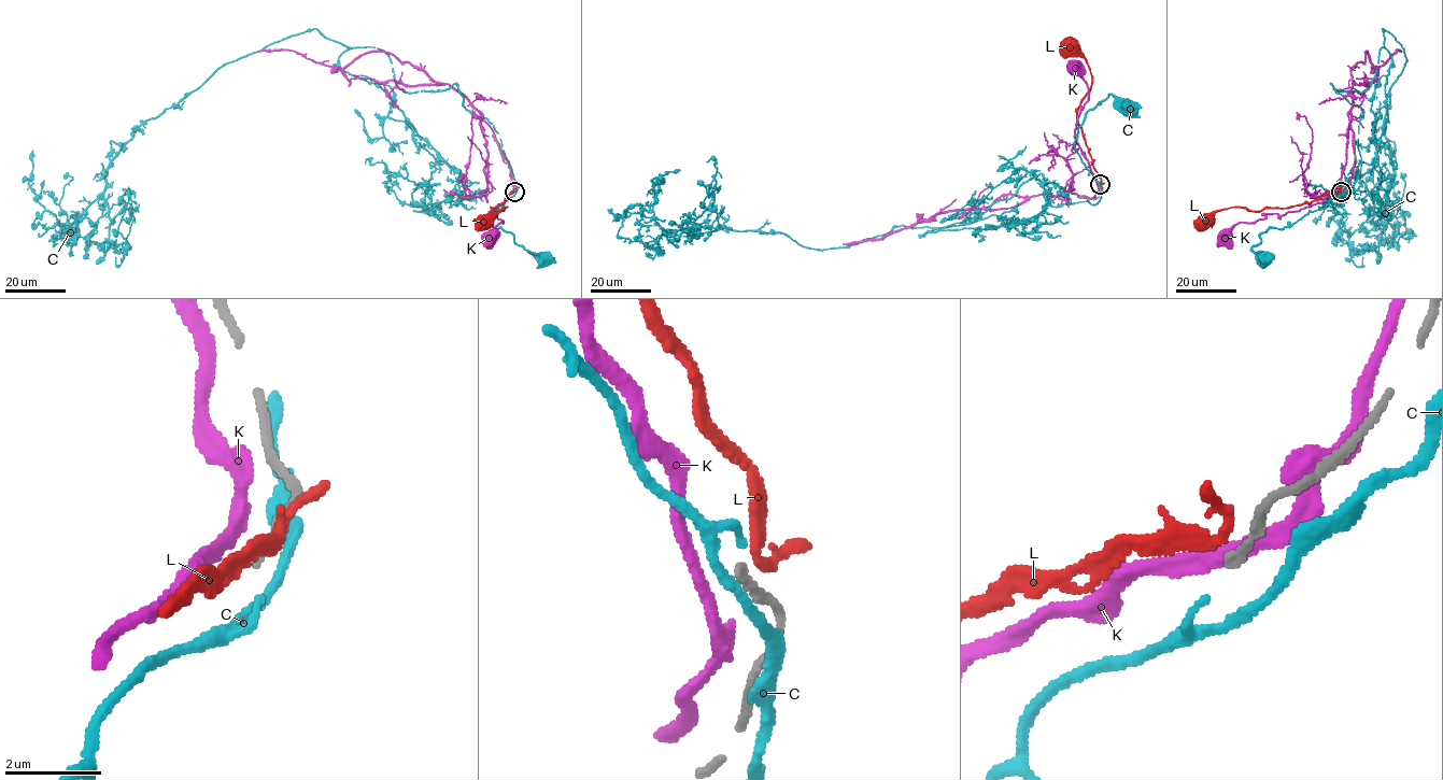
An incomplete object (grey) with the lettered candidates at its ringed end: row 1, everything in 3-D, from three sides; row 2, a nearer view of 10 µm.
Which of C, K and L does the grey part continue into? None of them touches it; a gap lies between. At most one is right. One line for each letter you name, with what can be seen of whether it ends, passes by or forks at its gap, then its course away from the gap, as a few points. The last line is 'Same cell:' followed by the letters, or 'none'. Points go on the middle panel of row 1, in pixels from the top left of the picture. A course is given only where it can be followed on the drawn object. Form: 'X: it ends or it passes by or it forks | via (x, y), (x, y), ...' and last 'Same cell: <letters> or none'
Same cell: none

